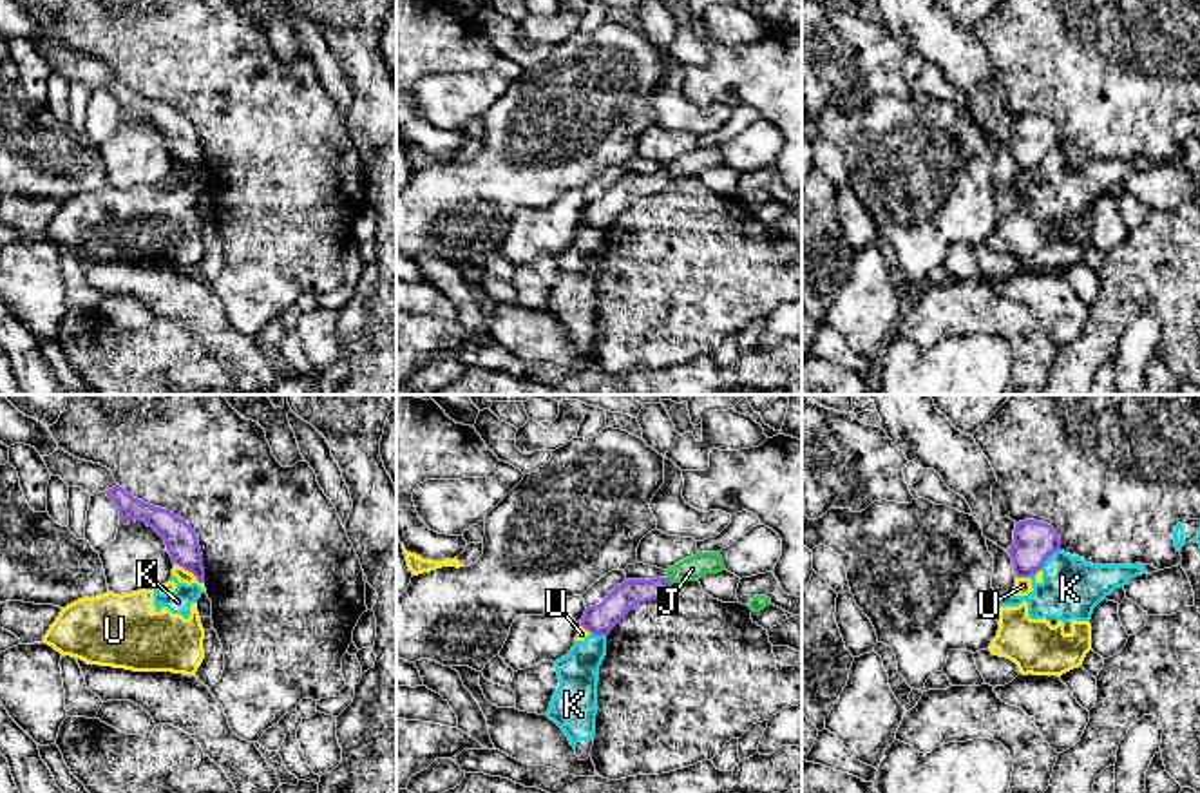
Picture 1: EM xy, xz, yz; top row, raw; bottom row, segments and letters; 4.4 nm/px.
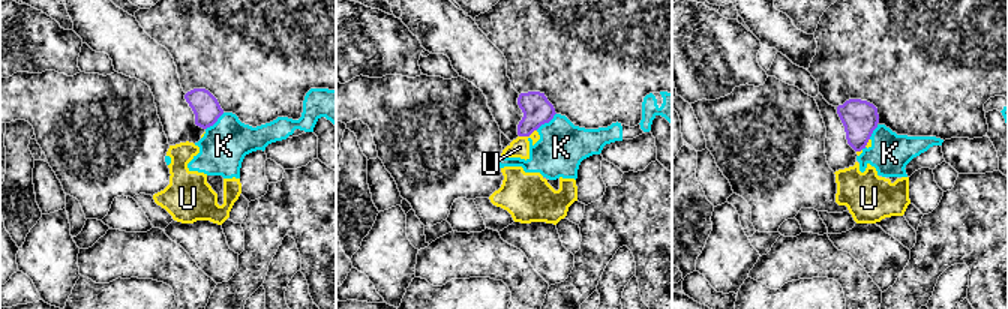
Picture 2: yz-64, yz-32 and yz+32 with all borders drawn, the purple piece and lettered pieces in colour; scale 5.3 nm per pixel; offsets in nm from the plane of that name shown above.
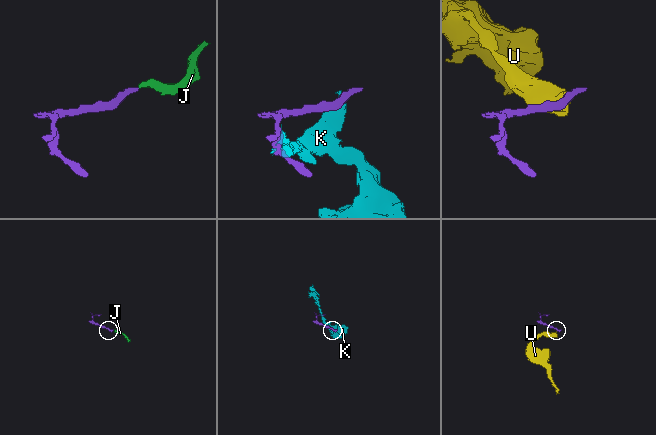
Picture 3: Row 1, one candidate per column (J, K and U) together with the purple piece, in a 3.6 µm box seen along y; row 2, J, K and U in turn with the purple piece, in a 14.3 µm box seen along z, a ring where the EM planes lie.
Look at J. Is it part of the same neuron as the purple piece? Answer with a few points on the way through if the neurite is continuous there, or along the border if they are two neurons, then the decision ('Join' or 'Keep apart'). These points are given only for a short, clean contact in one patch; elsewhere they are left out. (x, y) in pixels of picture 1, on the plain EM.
Path across: xz (623, 192), (670, 176), (679, 167), (692, 163). Join

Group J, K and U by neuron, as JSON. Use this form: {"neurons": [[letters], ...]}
{"neurons": [["J"], ["K", "U"]]}

